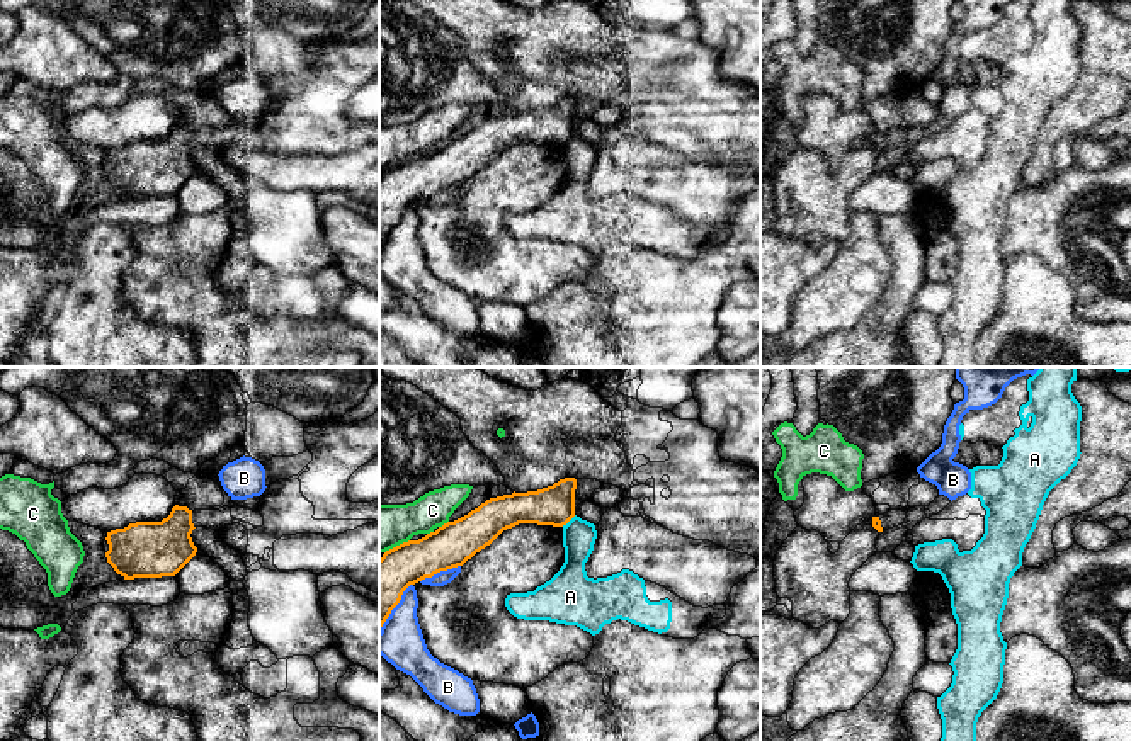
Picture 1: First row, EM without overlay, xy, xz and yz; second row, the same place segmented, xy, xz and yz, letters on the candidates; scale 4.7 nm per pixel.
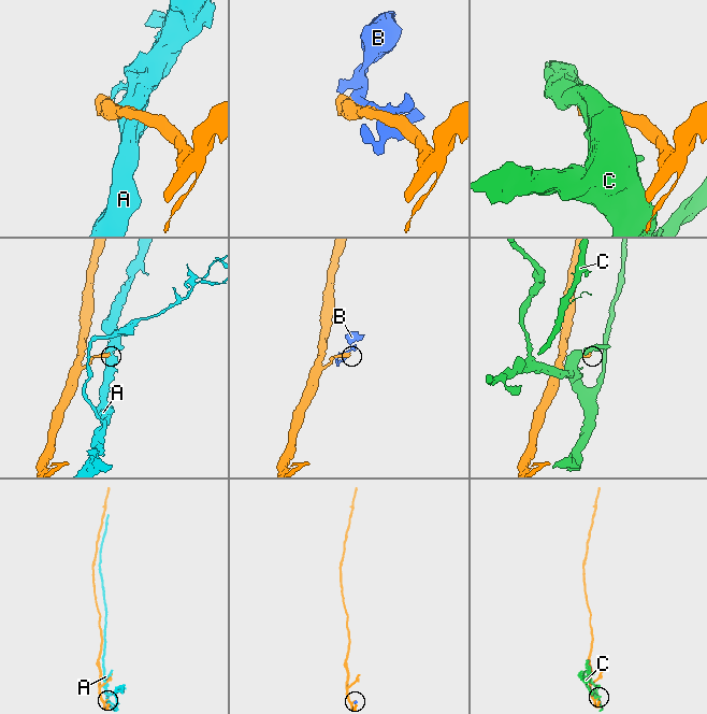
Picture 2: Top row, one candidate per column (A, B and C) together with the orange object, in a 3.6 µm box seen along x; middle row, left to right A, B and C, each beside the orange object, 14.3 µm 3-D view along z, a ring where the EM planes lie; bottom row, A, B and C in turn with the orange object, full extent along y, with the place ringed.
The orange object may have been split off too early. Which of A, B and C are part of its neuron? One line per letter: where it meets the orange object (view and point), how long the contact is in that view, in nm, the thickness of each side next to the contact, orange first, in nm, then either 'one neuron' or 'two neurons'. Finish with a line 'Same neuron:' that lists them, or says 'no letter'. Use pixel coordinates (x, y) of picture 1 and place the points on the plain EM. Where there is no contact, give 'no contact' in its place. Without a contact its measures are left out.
A: meets orange in xz at (568, 140); contact 90 nm long; 190 nm thick on the orange side, 160 nm on the other; two neurons
B: meets orange in xz at (439, 191); contact 200 nm long; 200 nm thick on the orange side, 70 nm on the other; two neurons
C: meets orange in xz at (444, 143); contact 60 nm long; 200 nm thick on the orange side, 190 nm on the other; two neurons
Same neuron: no letter

